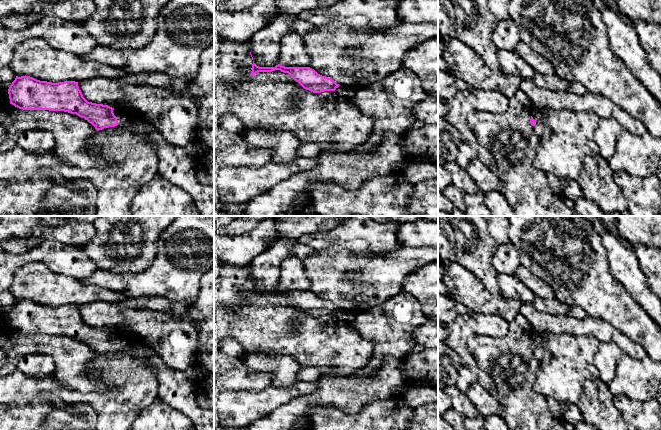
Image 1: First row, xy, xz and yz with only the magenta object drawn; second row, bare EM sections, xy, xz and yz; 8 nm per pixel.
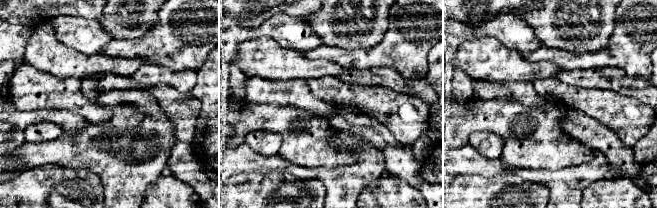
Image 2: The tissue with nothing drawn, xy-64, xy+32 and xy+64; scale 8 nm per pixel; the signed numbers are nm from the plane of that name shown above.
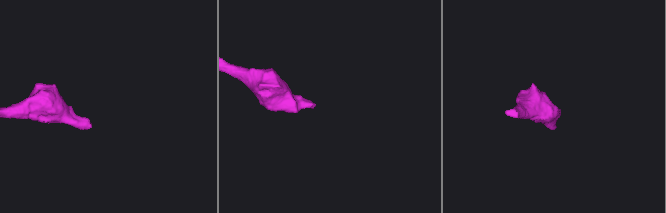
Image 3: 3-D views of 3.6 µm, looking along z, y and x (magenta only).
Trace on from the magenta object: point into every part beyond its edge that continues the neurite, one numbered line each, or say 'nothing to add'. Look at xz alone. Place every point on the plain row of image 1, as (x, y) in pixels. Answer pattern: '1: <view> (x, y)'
1: xz (344, 315)

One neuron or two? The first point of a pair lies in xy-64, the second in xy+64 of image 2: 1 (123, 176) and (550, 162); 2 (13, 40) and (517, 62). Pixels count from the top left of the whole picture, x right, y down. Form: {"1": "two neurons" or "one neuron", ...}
{"1": "two neurons", "2": "two neurons"}

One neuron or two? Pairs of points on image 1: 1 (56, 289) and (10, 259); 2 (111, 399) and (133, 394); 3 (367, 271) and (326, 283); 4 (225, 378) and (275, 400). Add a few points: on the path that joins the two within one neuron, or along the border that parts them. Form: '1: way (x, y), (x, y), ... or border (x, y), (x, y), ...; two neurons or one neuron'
1: border (44, 262), (30, 261), (18, 267), (10, 285); two neurons
2: way (116, 399), (124, 399), (128, 395); one neuron
3: way (357, 267), (342, 267), (336, 273); one neuron
4: border (267, 382), (263, 387), (255, 391), (231, 391); two neurons

